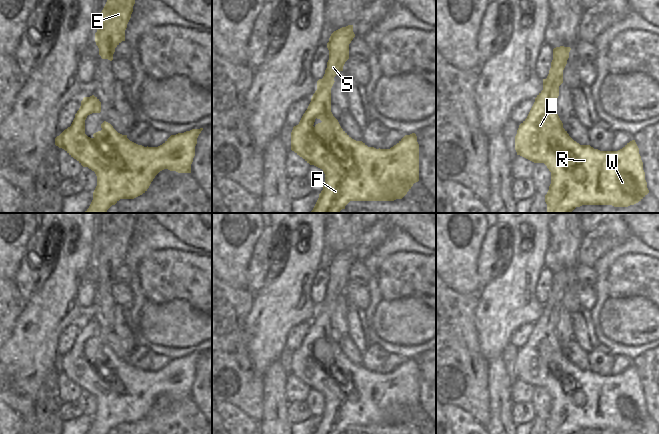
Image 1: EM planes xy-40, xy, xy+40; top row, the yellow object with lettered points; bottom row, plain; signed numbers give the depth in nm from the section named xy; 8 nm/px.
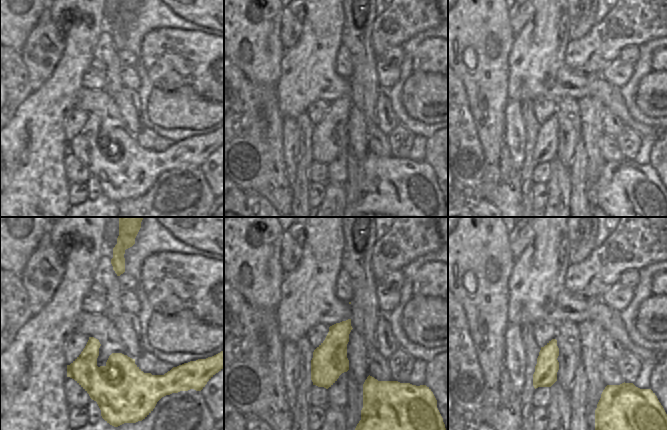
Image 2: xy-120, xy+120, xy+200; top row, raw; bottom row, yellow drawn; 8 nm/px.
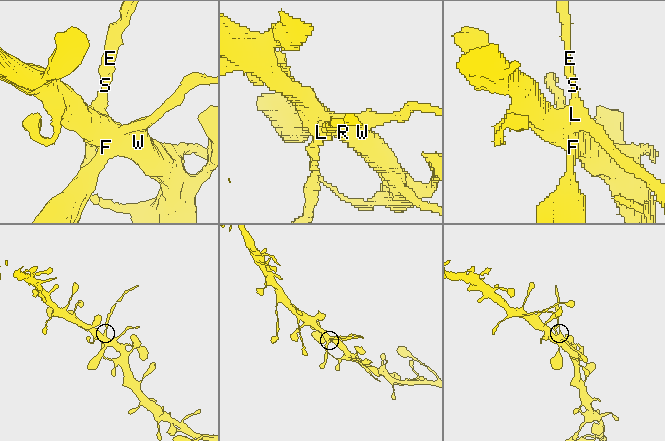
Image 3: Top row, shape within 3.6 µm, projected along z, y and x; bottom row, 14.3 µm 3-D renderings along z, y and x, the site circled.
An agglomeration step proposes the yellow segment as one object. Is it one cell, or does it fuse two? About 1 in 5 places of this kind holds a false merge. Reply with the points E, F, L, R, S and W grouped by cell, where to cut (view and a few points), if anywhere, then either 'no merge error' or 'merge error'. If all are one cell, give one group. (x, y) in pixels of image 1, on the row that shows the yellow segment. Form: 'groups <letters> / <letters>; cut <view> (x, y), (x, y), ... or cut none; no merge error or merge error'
groups E S / F L R W; cut xy+40 (562, 80), (543, 83); merge error

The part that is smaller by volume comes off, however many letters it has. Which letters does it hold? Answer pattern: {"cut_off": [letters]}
{"cut_off": ["E", "S"]}

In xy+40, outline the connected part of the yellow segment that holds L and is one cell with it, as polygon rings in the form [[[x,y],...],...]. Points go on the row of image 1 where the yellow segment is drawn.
[[[543,83],[543,90],[535,98],[515,136],[517,155],[534,163],[544,163],[551,172],[551,184],[545,195],[547,213],[571,213],[582,205],[628,207],[638,203],[649,190],[635,140],[618,151],[600,151],[574,141],[557,114],[557,98],[562,83]]]

